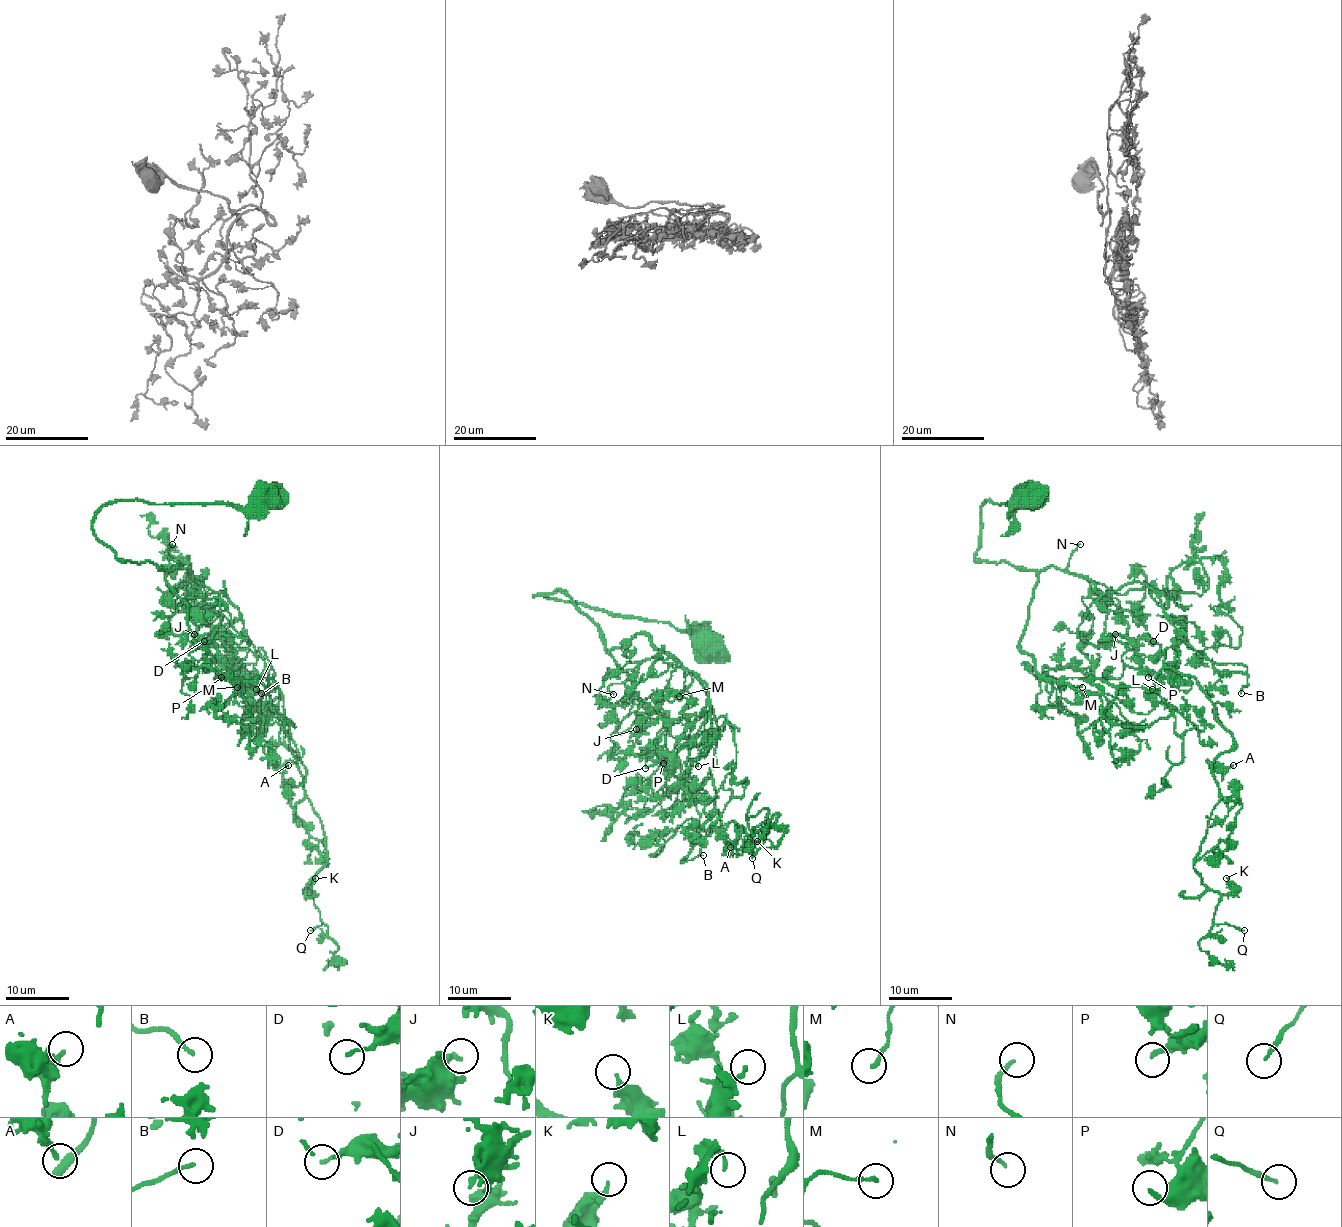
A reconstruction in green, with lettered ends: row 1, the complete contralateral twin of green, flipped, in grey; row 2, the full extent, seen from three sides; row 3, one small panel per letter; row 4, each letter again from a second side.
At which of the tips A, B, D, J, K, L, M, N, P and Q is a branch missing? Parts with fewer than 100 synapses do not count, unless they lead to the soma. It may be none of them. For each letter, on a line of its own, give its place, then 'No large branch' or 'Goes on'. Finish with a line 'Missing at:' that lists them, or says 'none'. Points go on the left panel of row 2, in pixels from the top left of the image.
A: Place: (288, 765). No large branch
B: Place: (261, 693). No large branch
D: Place: (204, 641). No large branch
J: Place: (194, 634). No large branch
K: Place: (315, 878). No large branch
L: Place: (256, 689). No large branch
M: Place: (237, 687). No large branch
N: Place: (172, 544). Goes on
P: Place: (221, 677). No large branch
Q: Place: (310, 930). No large branch
Missing at: N

